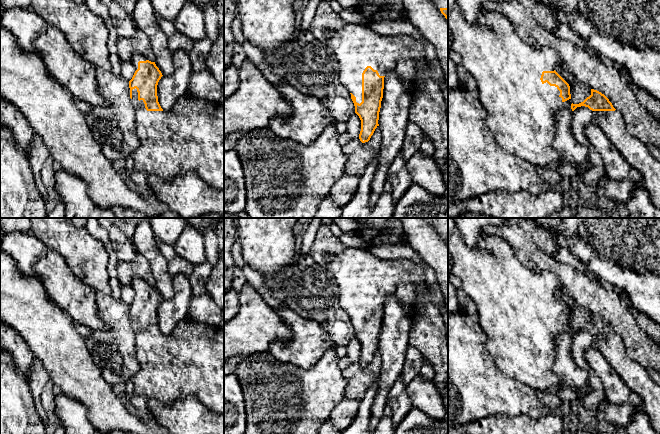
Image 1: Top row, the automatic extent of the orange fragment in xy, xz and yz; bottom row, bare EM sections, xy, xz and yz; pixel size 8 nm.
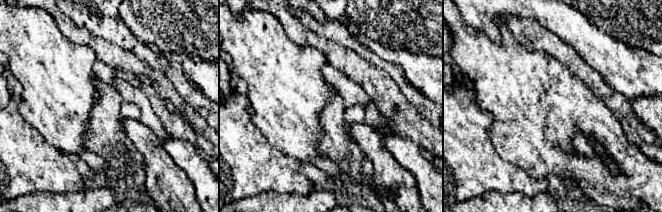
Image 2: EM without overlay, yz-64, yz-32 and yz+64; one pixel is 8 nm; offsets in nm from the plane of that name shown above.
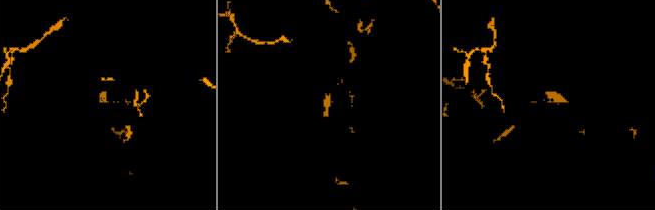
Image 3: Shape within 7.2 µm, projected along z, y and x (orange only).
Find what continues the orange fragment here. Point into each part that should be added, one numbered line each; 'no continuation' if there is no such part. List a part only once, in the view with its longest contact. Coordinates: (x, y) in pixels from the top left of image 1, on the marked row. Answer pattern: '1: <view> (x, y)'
1: xz (356, 46)

